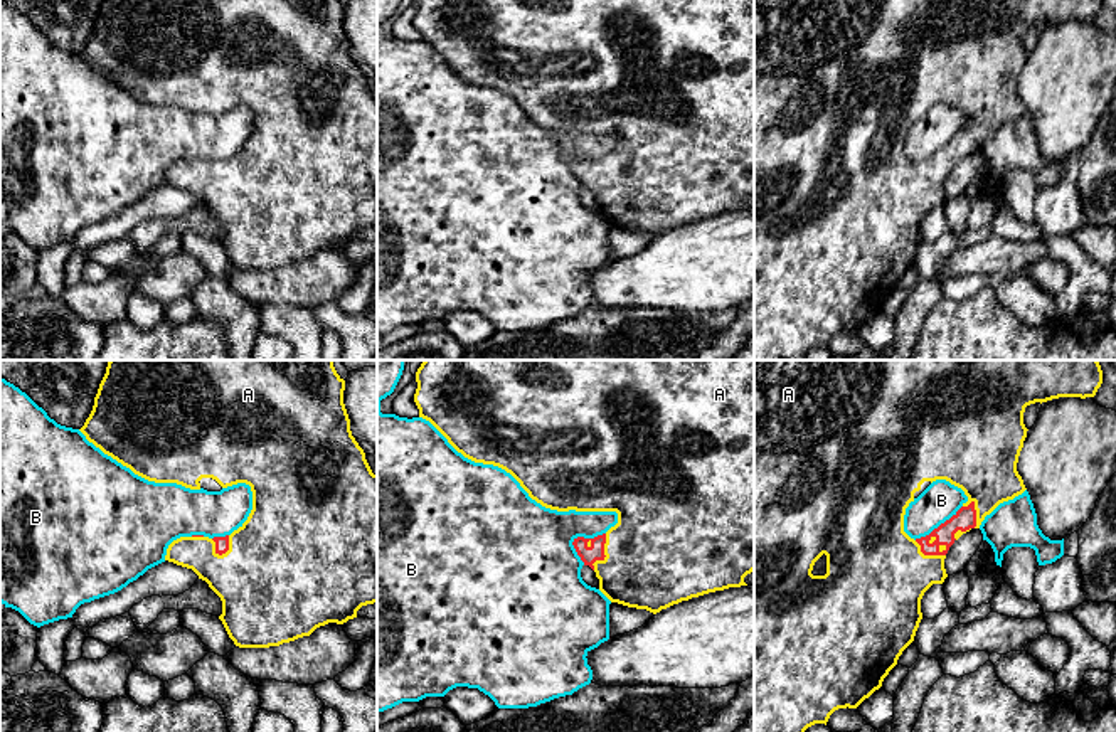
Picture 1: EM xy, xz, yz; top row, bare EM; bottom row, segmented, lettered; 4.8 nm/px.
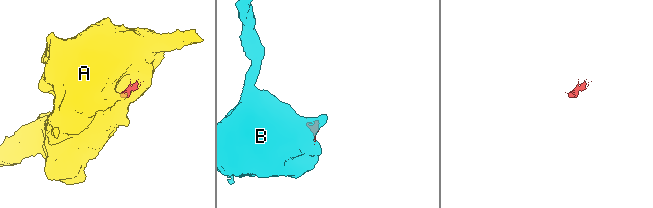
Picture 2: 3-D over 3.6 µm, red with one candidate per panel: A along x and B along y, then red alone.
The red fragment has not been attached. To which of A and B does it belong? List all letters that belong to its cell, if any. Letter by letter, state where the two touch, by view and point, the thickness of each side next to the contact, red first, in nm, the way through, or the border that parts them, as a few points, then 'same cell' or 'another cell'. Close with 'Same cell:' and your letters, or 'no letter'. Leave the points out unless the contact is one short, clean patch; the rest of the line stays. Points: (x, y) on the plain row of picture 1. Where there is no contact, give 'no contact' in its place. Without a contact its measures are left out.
A: contact yz (928, 177); calibres 110 and 460 nm; same cell
B: contact xz (578, 160); calibres 80 and 440 nm; another cell
Same cell: A

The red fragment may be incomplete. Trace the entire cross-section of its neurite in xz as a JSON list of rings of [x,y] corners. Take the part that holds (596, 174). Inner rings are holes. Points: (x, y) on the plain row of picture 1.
[[[416,0],[416,5],[419,40],[429,44],[465,81],[505,93],[545,131],[618,136],[618,146],[606,156],[572,165],[611,225],[656,237],[692,220],[747,209],[744,200],[754,194],[754,0]]]

